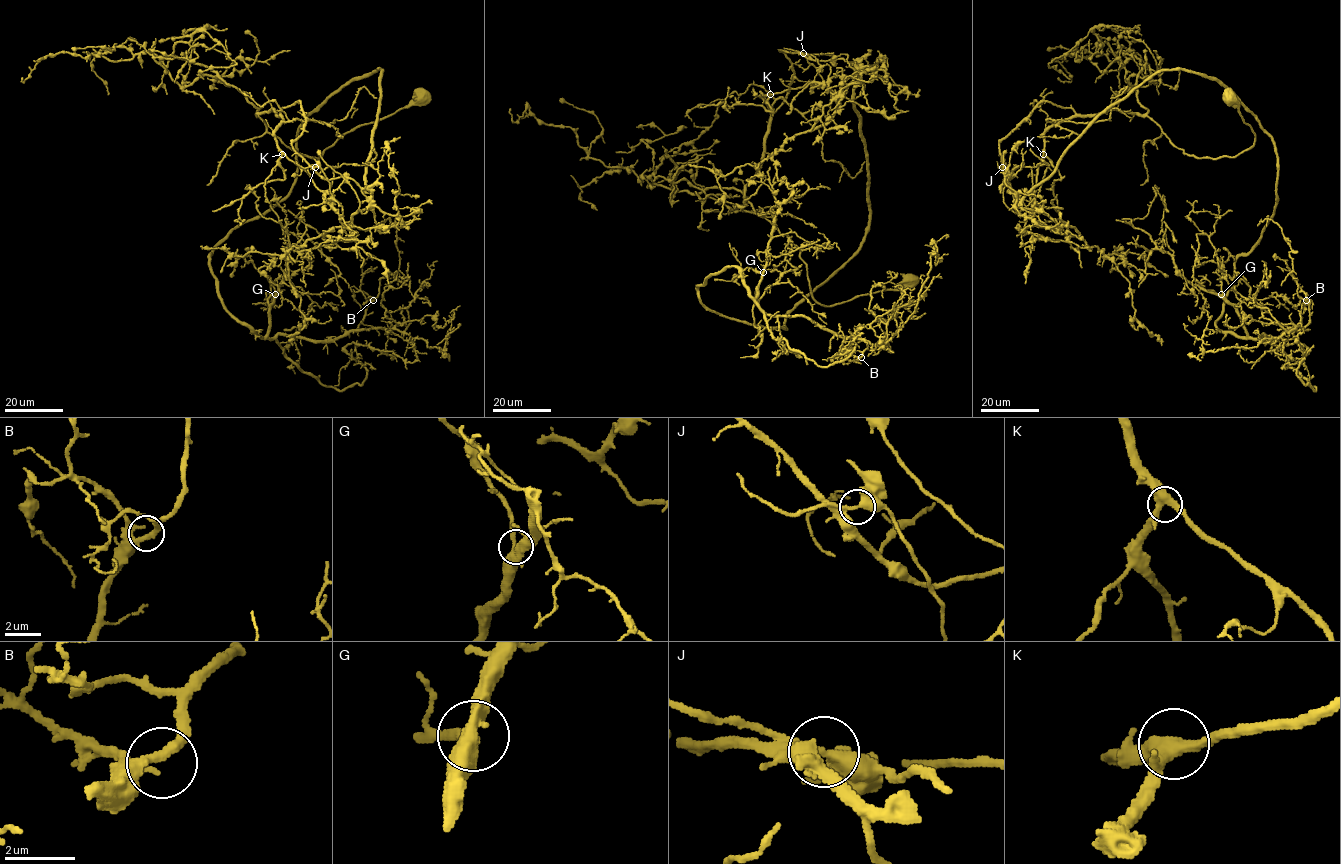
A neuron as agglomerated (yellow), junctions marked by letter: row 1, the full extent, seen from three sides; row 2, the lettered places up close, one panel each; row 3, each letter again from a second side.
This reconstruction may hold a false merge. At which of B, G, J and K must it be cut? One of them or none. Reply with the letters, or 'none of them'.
J

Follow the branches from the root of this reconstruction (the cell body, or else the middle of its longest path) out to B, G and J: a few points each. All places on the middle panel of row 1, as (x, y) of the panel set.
B: (910, 280), (822, 305), (745, 197), (779, 51), (859, 68), (869, 230), (785, 328), (699, 300), (861, 357)
G: (910, 280), (822, 305), (745, 197), (787, 51), (859, 68), (869, 230), (785, 328), (699, 300), (763, 272)
J: (910, 280), (822, 305), (800, 249), (745, 197), (793, 74), (779, 51), (804, 53)

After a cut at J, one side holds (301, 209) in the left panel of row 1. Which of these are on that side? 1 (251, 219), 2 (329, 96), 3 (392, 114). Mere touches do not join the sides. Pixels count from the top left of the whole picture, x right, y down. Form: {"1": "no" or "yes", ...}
{"1": "yes", "2": "yes", "3": "no"}

